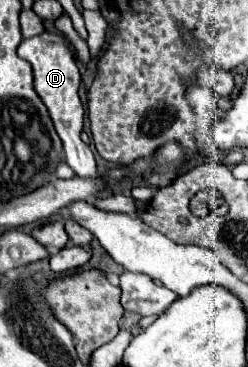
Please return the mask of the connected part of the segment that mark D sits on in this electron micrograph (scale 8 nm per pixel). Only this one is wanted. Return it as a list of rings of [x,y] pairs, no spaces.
[[[43,32],[39,36],[27,38],[19,44],[17,54],[27,60],[33,66],[33,76],[35,76],[35,92],[47,106],[51,120],[55,124],[55,130],[59,138],[63,140],[65,148],[65,162],[75,170],[77,176],[99,176],[97,174],[97,164],[93,158],[91,148],[81,140],[81,130],[83,130],[83,104],[79,98],[79,68],[75,64],[73,52],[69,50],[65,38],[55,32]]]

